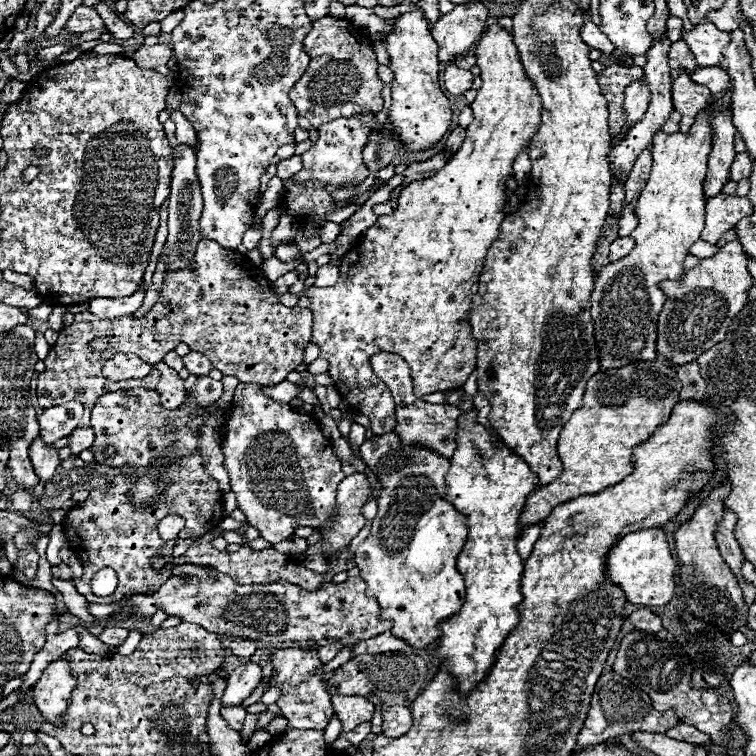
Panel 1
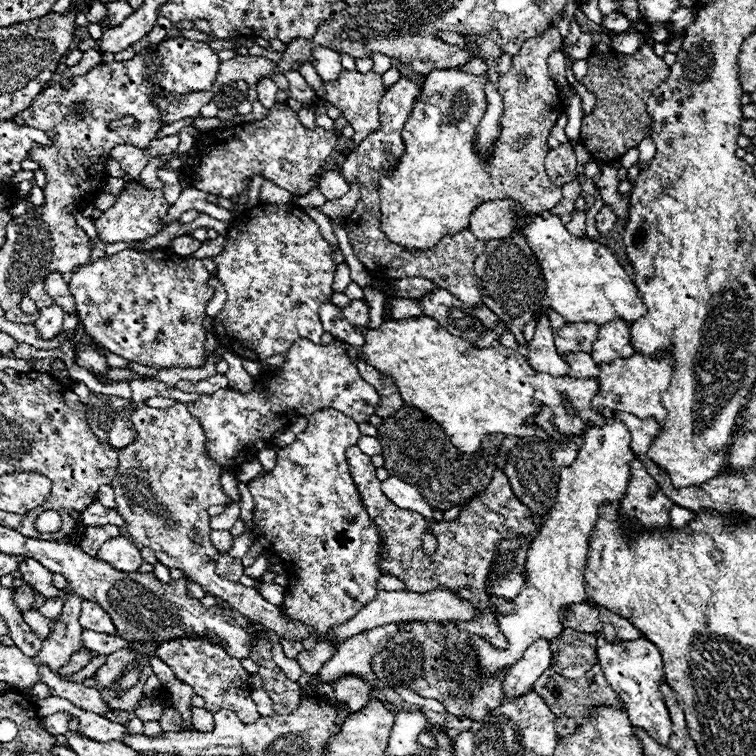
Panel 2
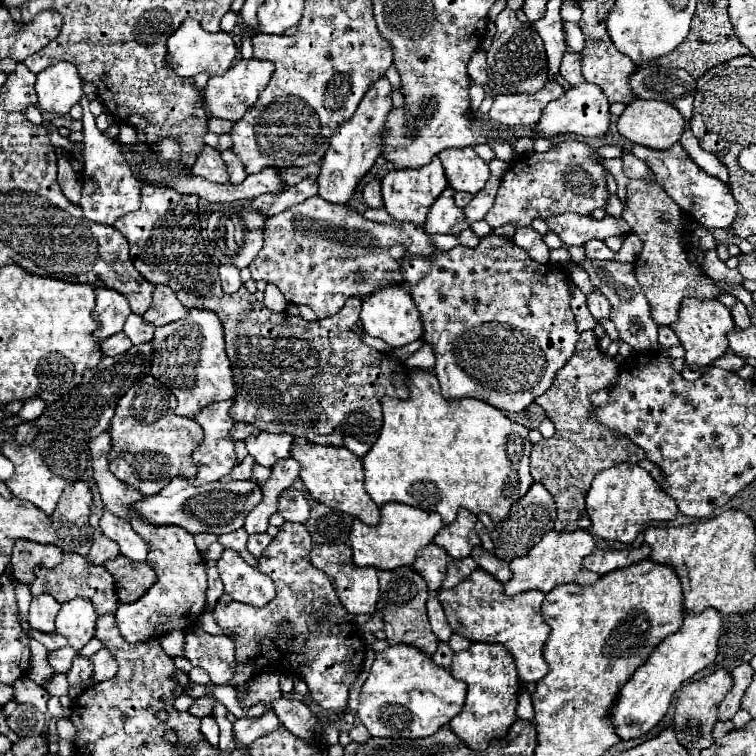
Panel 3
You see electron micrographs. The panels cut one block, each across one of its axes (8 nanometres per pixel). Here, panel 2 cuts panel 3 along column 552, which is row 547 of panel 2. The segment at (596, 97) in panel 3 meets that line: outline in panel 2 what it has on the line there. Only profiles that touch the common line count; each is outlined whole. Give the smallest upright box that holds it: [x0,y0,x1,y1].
[96,536,144,572]

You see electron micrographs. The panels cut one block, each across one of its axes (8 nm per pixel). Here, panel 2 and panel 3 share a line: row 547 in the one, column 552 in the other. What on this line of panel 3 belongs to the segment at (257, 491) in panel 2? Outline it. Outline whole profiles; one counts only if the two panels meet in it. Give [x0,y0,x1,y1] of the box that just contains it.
[400,234,580,412]

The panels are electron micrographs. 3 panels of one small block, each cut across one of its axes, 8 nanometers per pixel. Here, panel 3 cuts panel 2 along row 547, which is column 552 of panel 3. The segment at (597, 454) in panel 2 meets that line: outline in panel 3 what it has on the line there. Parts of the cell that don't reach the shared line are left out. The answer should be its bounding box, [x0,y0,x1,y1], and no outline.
[504,530,598,596]

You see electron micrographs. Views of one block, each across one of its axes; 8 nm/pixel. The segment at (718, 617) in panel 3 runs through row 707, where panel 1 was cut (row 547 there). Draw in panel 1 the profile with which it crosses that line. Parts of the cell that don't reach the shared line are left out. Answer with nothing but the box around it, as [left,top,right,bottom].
[608,528,676,606]

